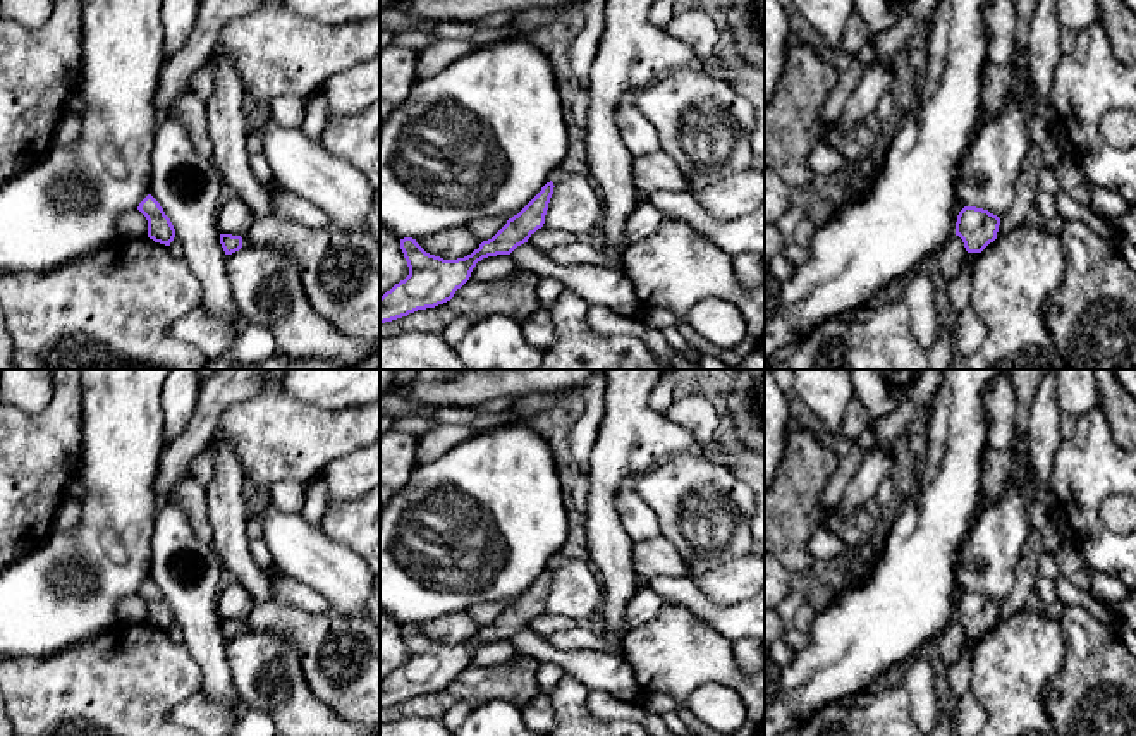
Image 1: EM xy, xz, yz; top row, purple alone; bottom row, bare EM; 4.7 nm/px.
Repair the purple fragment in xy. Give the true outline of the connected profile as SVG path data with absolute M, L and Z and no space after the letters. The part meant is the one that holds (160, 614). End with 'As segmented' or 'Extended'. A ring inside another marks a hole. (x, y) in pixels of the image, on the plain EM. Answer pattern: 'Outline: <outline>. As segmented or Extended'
Outline: M148 580L137 592L137 595L146 602L148 605L148 623L155 628L170 631L170 628L175 623L175 614L170 607L170 604L165 600L160 588Z. As segmented

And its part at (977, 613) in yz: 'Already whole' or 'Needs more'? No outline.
Already whole

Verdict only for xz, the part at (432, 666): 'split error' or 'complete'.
complete

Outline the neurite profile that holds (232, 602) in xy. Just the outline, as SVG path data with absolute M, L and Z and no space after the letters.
M232 581L217 597L217 612L220 619L244 621L254 609L254 600L246 590Z

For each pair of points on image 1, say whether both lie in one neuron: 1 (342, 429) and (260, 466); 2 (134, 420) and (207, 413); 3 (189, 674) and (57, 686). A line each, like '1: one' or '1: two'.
1: one
2: two
3: one

